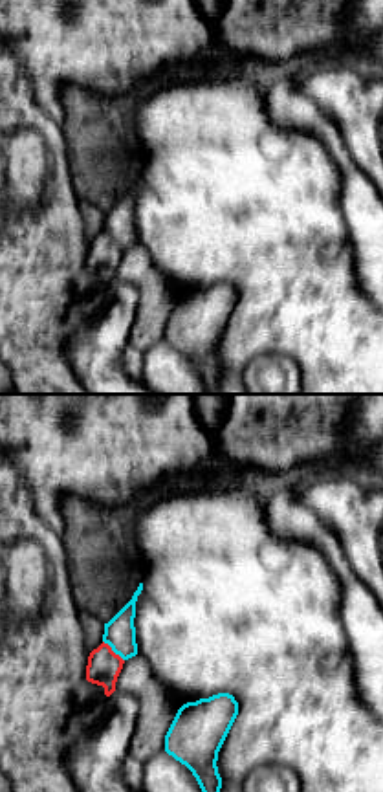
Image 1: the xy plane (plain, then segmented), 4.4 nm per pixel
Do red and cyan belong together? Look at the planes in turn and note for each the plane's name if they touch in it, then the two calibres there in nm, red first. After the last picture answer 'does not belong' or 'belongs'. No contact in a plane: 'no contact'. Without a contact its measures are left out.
xy | 150/140 nm

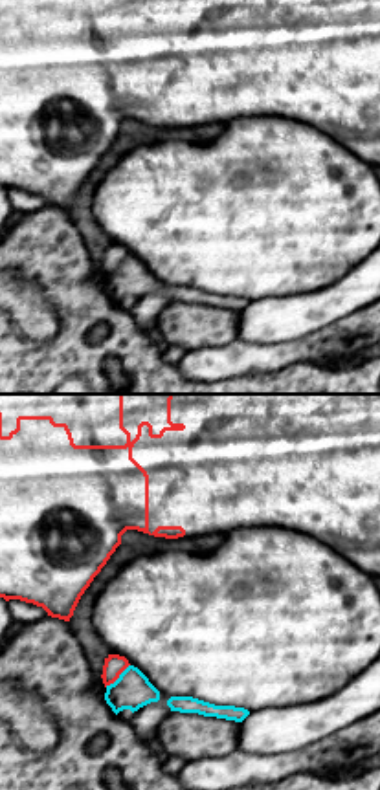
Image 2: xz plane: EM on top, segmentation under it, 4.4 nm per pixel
xz | 90/160 nm

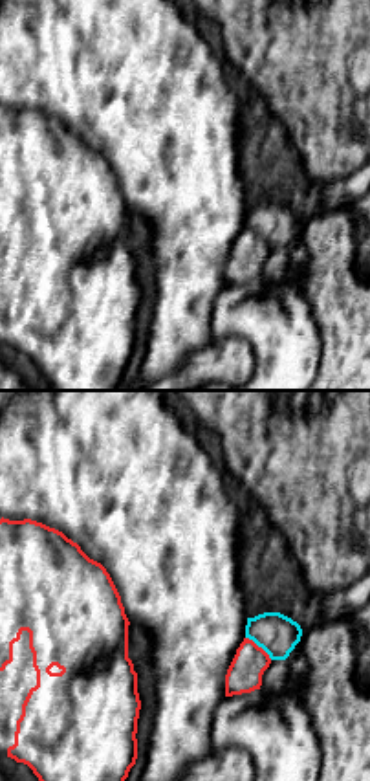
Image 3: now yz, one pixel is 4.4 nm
yz | 160/180 nm

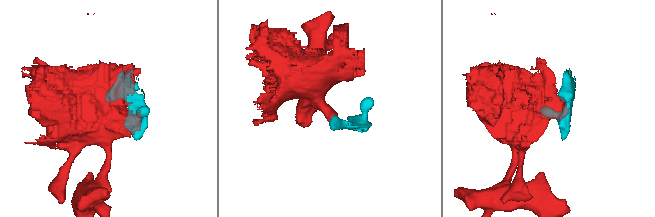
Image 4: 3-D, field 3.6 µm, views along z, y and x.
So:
does not belong

